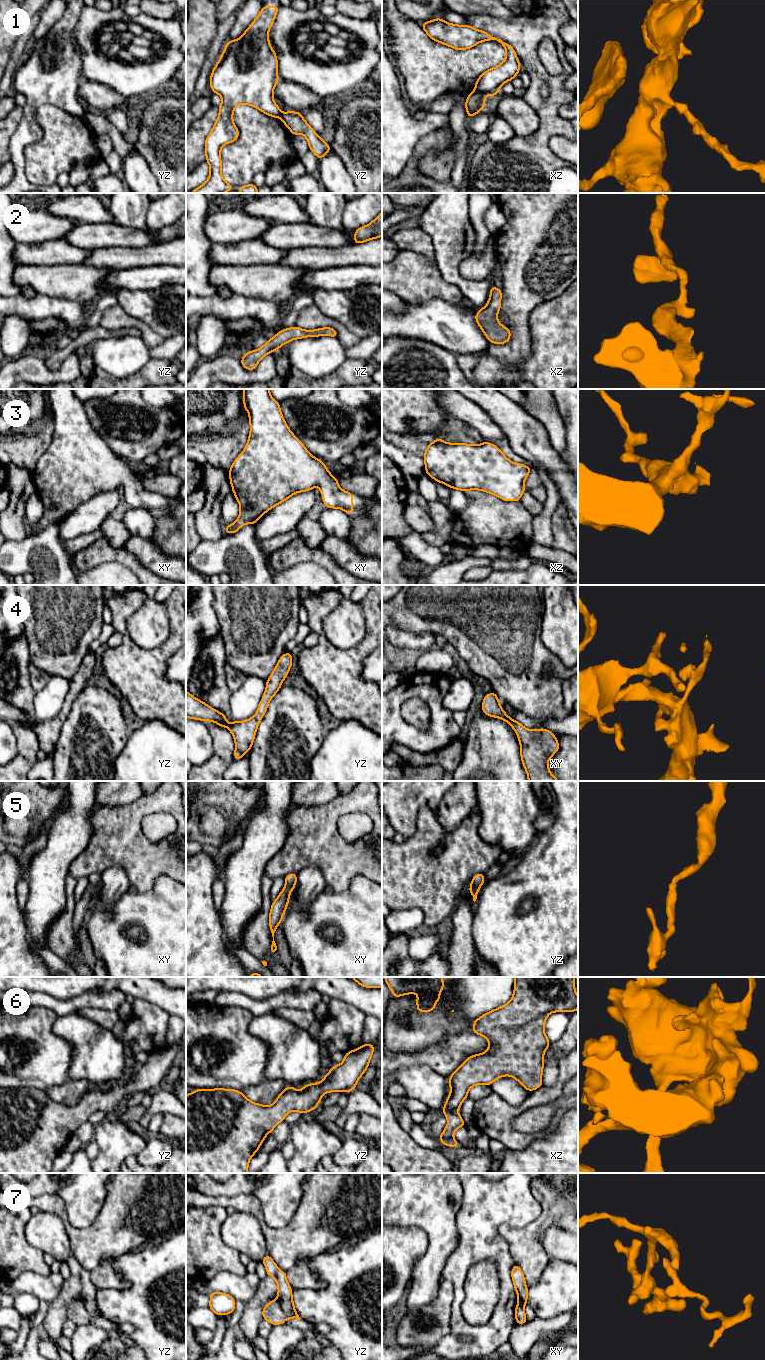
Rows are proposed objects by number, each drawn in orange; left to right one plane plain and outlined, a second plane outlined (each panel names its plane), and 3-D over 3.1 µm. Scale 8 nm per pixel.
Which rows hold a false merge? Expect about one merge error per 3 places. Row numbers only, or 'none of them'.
1, 7

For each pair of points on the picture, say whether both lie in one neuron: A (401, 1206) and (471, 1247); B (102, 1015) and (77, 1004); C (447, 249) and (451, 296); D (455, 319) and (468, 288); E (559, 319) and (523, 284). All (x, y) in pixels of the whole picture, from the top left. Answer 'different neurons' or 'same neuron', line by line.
A: different neurons
B: different neurons
C: different neurons
D: different neurons
E: different neurons

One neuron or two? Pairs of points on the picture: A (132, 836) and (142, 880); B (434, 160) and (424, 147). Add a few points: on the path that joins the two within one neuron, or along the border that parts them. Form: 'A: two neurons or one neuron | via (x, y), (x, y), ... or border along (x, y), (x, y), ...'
A: one neuron | via (132, 847), (132, 850), (142, 860), (142, 869)
B: two neurons | border along (450, 142), (440, 151), (430, 150), (418, 170)

